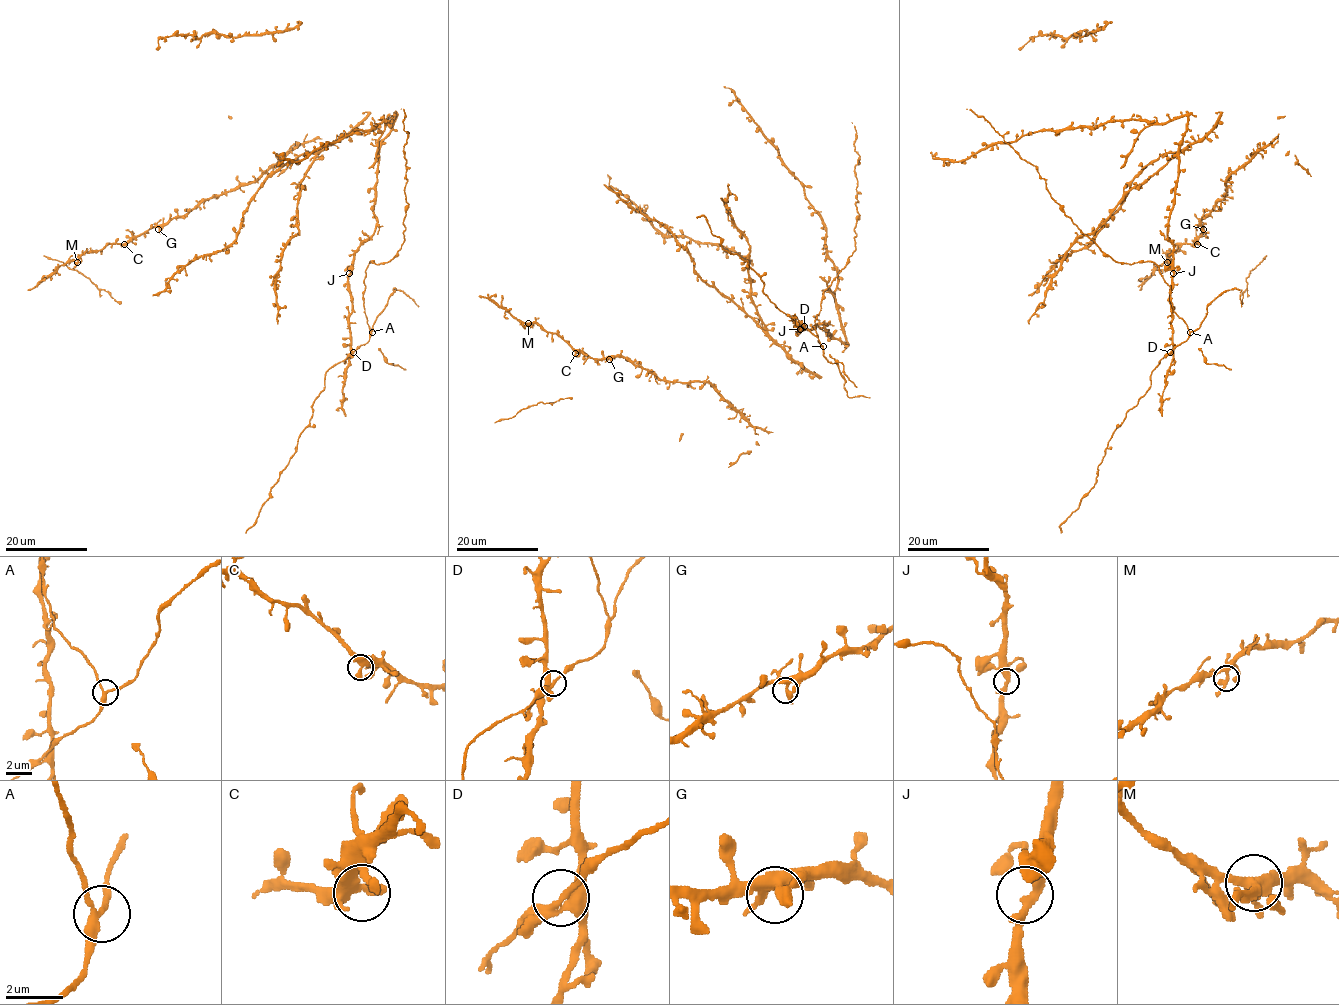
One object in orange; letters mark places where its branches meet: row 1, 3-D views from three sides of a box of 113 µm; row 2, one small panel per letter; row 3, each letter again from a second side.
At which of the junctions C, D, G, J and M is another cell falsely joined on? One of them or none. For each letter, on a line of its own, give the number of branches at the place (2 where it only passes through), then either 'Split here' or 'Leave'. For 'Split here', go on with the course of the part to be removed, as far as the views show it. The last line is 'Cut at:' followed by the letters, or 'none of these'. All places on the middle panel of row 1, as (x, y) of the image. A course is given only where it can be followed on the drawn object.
C: Branches: 3. Leave
D: Branches: 3. Leave
G: Branches: 3. Leave
J: Branches: 3. Leave
M: Branches: 3. Leave
Cut at: none of these

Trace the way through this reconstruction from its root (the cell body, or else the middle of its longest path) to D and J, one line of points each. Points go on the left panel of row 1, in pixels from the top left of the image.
D: (378, 171), (374, 204), (376, 230), (355, 253), (348, 278), (352, 301), (350, 349), (353, 352)
J: (378, 171), (374, 204), (376, 230), (355, 253), (349, 273)

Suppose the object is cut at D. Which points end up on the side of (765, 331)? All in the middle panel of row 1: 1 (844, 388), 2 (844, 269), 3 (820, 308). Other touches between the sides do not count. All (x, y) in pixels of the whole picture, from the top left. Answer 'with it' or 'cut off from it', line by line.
1: cut off from it
2: cut off from it
3: cut off from it

